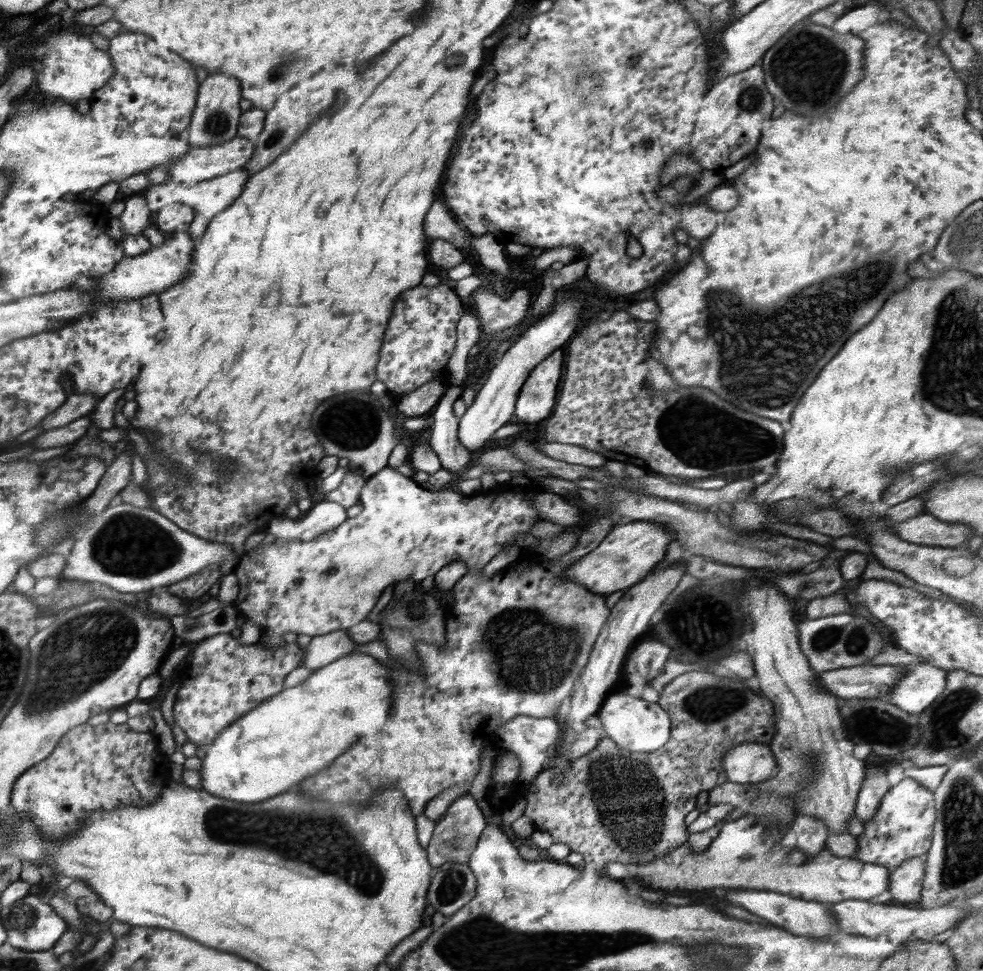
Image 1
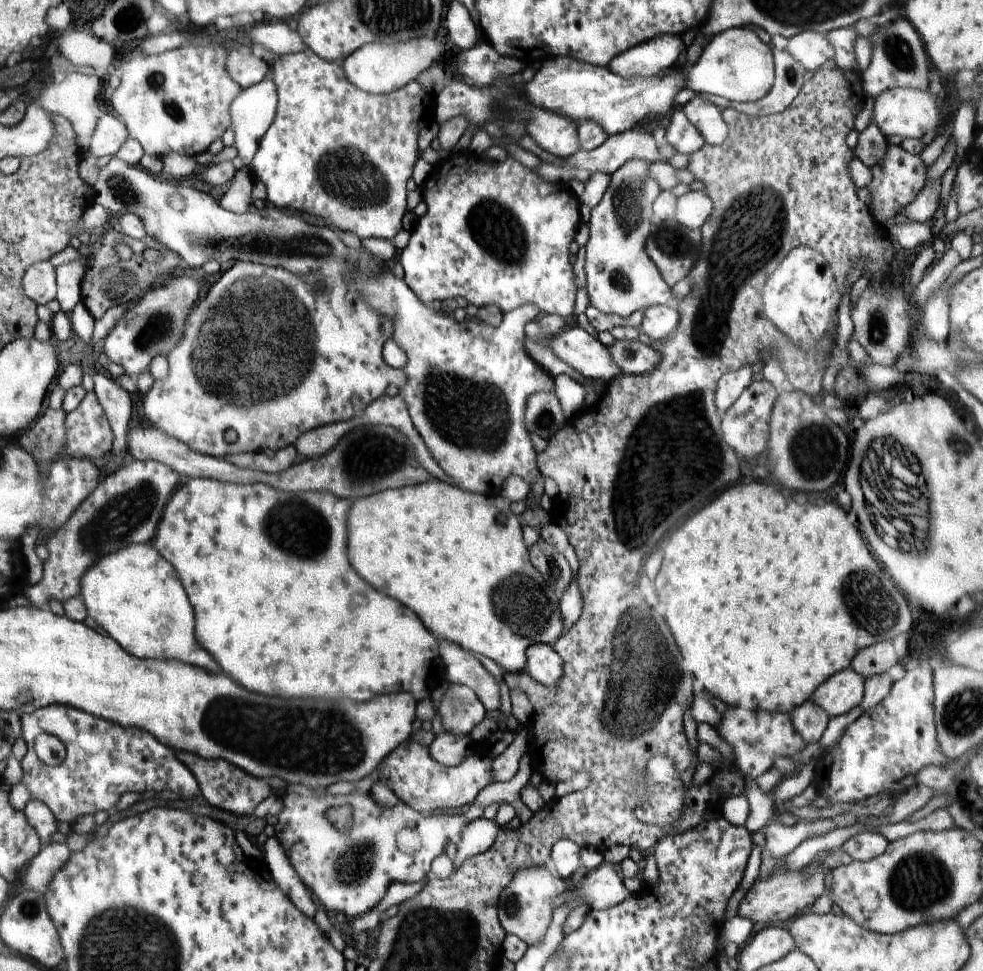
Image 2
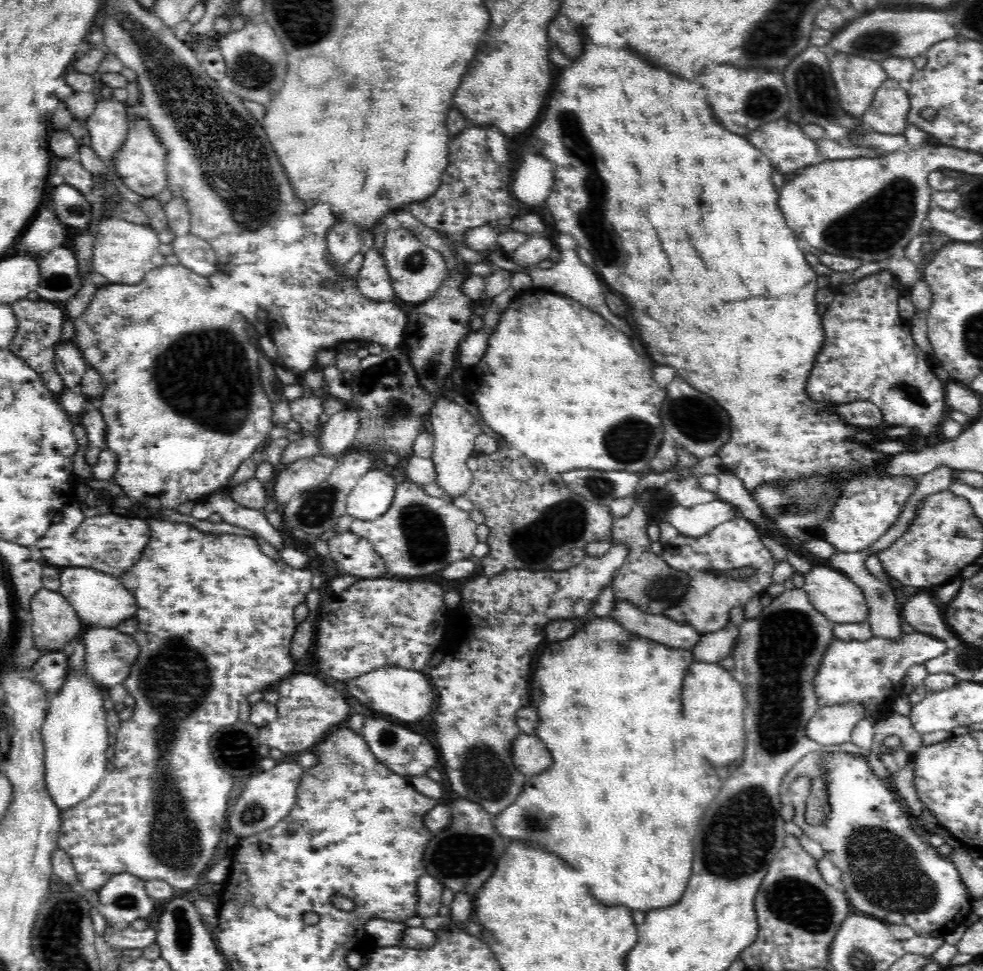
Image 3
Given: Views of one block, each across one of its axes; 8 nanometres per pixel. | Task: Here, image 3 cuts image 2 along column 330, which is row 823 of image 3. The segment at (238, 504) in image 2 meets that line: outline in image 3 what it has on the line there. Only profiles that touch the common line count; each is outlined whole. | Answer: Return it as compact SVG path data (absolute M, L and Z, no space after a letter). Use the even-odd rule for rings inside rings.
M592 615L582 628L577 628L574 636L560 640L560 642L548 642L548 646L542 650L542 656L538 658L534 676L532 676L532 700L531 707L538 710L540 722L535 734L548 747L552 753L552 766L548 770L541 771L540 774L527 776L522 786L522 792L508 808L504 808L494 819L494 827L500 835L504 835L506 840L524 840L524 842L534 842L552 854L558 854L560 858L568 860L574 864L578 870L596 876L596 898L600 898L606 904L626 904L632 910L650 910L656 906L672 906L682 898L682 894L688 886L690 874L692 874L692 838L696 832L696 826L700 818L704 816L708 804L718 796L722 786L722 779L716 773L716 767L710 762L706 762L704 756L692 754L694 748L690 746L690 736L684 736L682 726L676 726L678 730L674 732L674 724L684 724L684 714L682 714L682 686L684 686L684 676L690 664L694 662L691 649L675 649L662 643L650 639L634 636L622 623L612 619L612 617L602 618Z

